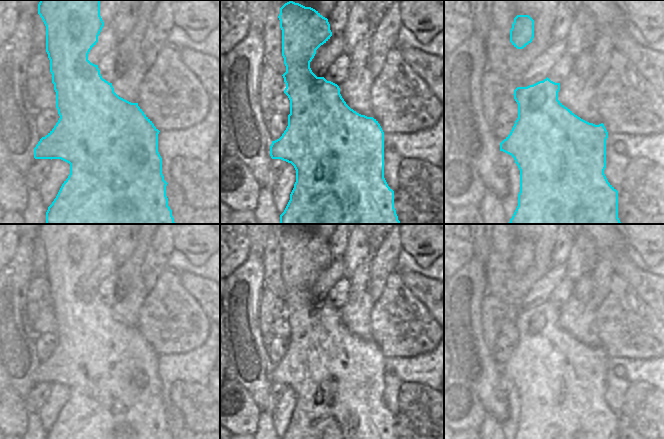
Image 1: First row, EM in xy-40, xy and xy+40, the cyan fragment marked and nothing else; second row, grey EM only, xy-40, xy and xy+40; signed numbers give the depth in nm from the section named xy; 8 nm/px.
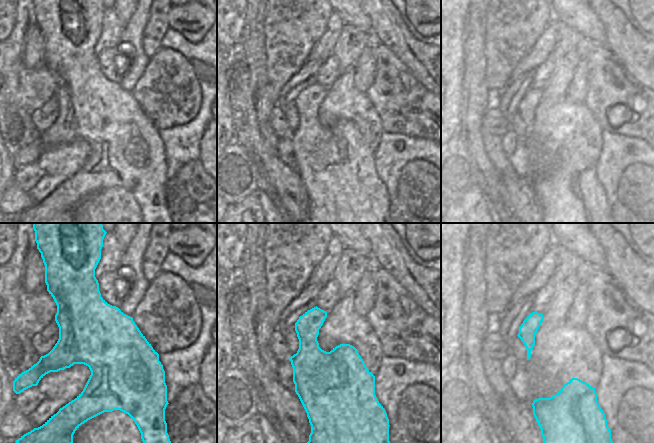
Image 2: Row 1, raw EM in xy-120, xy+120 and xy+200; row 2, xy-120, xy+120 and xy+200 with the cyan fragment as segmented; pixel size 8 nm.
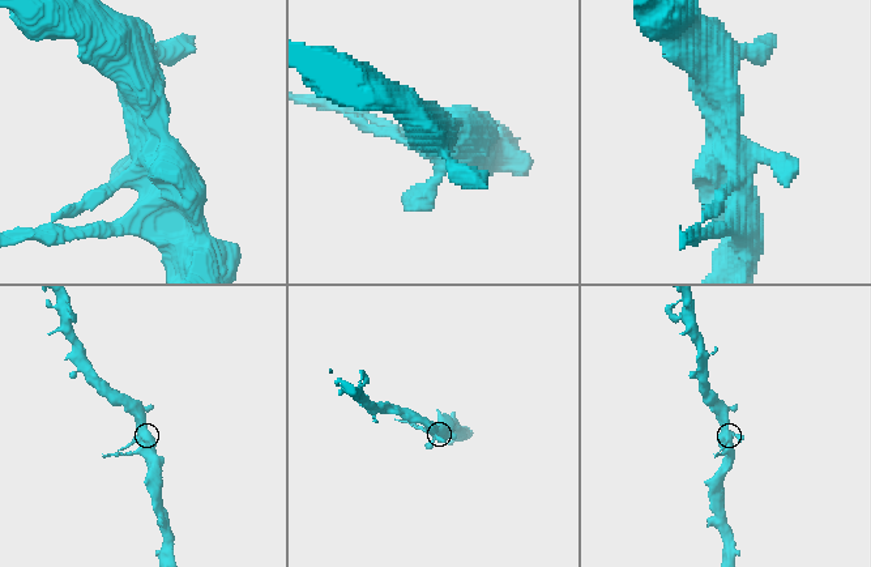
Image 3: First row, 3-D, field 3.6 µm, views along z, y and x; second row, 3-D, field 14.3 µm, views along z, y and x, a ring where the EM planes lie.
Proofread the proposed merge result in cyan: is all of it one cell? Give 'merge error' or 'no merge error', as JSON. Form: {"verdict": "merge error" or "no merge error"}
{"verdict": "no merge error"}

